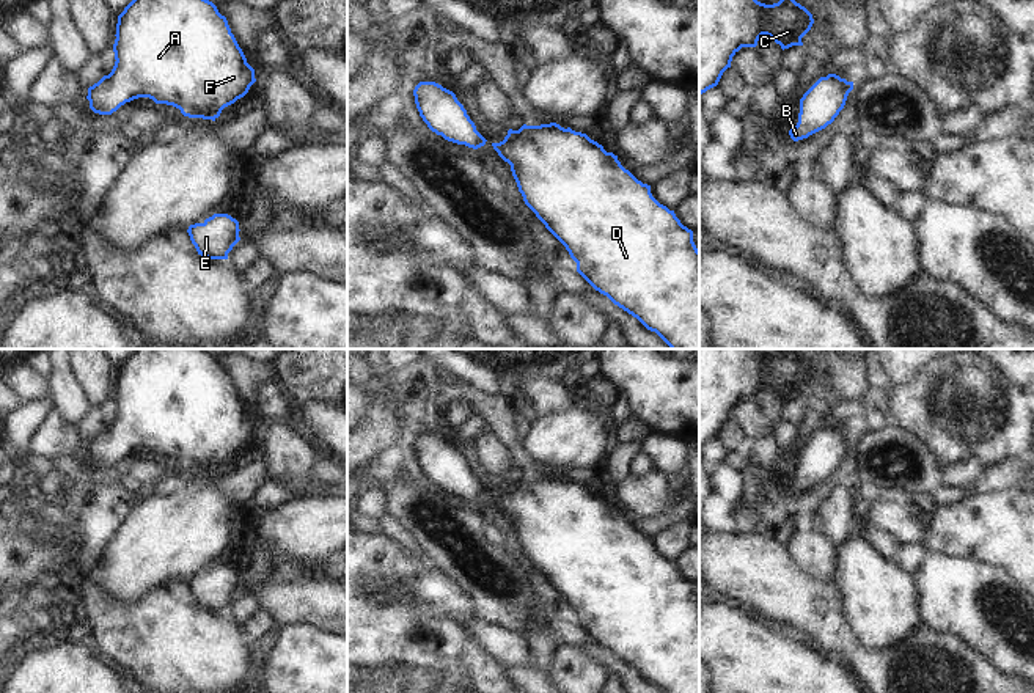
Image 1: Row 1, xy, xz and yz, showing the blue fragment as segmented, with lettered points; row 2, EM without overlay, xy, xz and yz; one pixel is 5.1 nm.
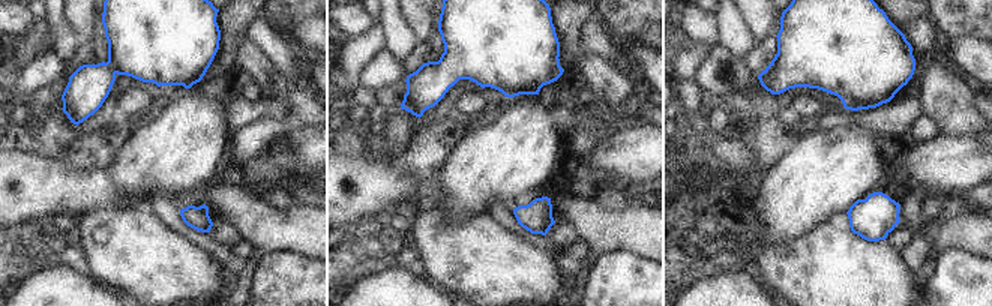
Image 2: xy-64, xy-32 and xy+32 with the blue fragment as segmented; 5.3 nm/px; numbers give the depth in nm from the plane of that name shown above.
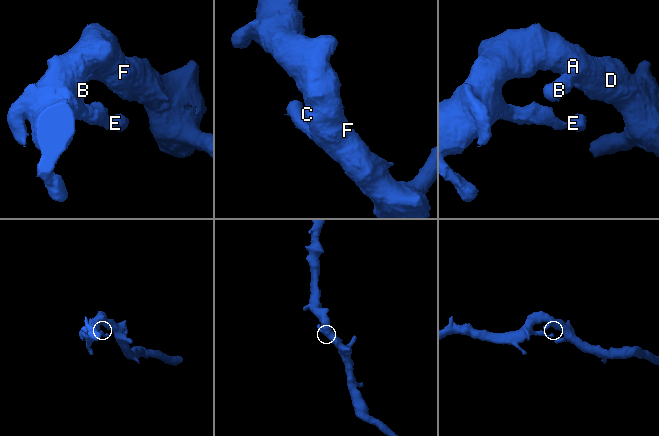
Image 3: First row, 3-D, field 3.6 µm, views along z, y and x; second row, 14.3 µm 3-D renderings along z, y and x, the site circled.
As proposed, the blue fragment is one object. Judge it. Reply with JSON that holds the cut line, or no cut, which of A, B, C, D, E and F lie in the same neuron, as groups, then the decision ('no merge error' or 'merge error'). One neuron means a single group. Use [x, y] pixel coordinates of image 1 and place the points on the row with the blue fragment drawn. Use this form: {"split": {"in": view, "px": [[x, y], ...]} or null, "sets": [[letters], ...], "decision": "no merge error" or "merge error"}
{"split": null, "sets": [["A", "B", "C", "D", "E", "F"]], "decision": "no merge error"}

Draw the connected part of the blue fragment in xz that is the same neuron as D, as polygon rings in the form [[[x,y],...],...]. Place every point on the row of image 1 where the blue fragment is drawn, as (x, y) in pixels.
[[[556,123],[526,126],[519,130],[508,130],[500,143],[492,143],[498,156],[511,165],[512,176],[525,204],[536,214],[545,228],[566,247],[570,258],[577,262],[577,272],[600,294],[607,295],[614,305],[636,317],[647,330],[655,332],[671,349],[699,349],[699,250],[693,242],[693,231],[680,223],[674,211],[660,204],[651,193],[651,185],[638,181],[625,170],[618,156],[607,152],[602,145],[591,140],[586,134],[564,129]]]

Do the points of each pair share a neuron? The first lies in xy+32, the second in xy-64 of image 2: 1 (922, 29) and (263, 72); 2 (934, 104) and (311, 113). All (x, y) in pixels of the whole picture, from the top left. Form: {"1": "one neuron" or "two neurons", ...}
{"1": "two neurons", "2": "two neurons"}

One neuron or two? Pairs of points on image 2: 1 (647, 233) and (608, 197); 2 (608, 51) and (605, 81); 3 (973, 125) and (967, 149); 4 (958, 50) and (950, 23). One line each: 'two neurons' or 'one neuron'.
1: two neurons
2: two neurons
3: two neurons
4: two neurons

